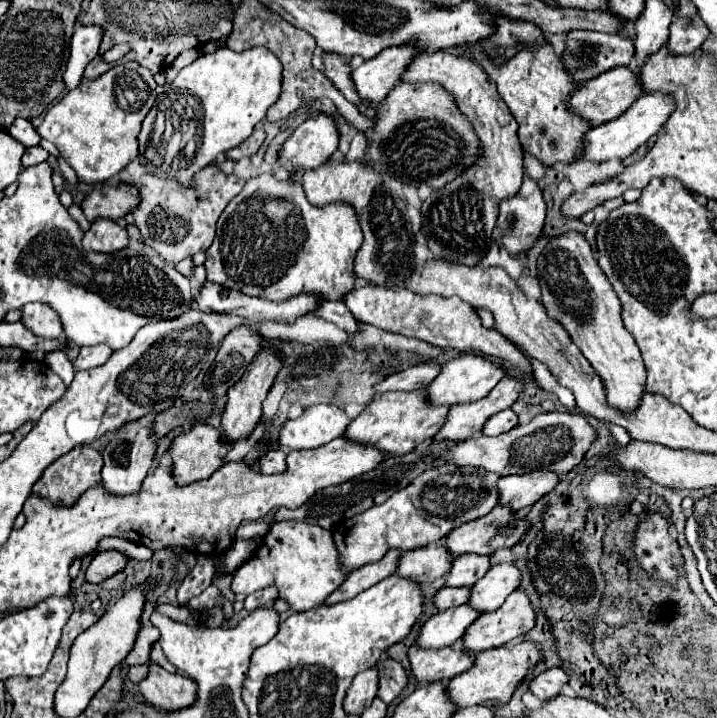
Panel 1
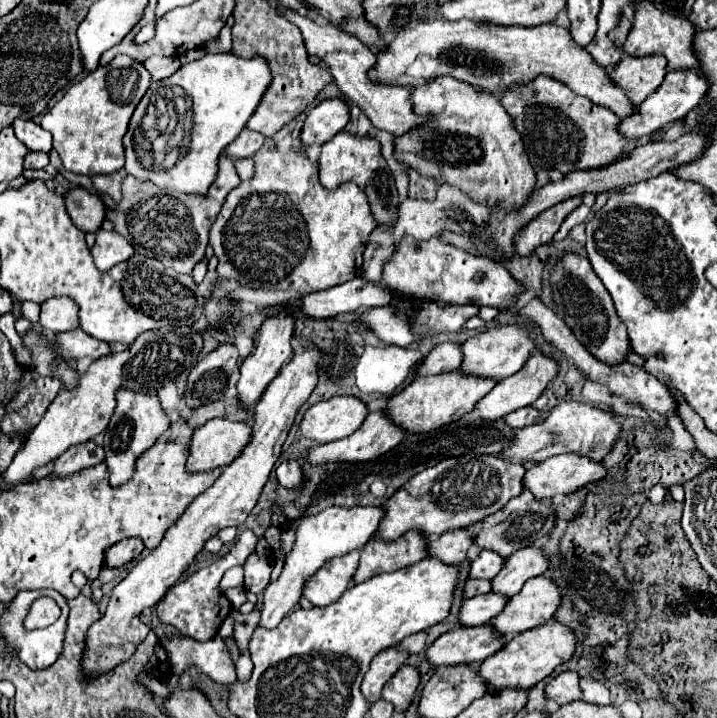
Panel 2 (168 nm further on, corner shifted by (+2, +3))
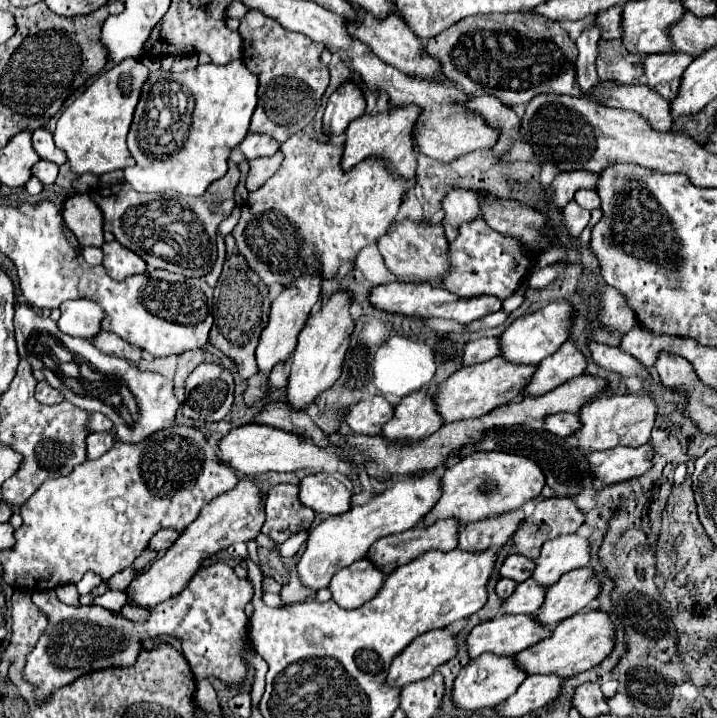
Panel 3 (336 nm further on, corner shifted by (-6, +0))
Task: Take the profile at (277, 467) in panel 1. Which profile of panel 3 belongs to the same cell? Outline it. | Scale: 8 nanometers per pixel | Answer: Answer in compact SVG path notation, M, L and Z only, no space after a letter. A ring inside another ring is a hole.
M309 473L299 481L299 499L317 513L339 515L349 511L351 489L331 473Z

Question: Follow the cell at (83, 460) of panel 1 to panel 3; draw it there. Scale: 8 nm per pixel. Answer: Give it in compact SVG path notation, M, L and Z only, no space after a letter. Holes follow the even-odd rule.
M91 433L85 439L87 443L87 459L99 459L113 447L113 435L111 433Z

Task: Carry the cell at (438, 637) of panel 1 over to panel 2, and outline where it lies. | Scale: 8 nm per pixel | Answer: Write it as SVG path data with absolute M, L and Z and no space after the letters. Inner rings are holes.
M499 592L469 598L463 602L463 608L461 608L461 616L459 616L461 624L463 626L487 624L489 620L493 620L503 612L507 602L509 602L509 596L503 596Z

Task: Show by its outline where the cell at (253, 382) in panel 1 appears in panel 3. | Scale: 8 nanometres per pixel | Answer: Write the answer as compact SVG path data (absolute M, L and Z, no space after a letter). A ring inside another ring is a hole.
M313 265L295 285L285 287L283 293L273 301L271 313L269 313L269 323L261 331L257 353L255 353L257 365L259 365L259 373L263 373L265 377L269 377L273 367L279 365L279 363L285 363L291 357L291 353L295 351L297 335L305 327L305 321L307 321L307 317L311 313L311 307L319 301L319 291L321 291L319 283L321 283L321 275L319 275L317 265Z

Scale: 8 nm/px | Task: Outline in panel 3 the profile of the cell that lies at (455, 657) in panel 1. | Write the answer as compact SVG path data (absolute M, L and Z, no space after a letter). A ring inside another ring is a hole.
M499 615L473 627L467 635L469 657L481 653L515 655L549 635L549 627L539 625L531 615Z

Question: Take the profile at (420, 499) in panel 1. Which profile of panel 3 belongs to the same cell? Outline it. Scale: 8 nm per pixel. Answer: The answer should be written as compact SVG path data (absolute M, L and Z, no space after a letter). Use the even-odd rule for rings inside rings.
M501 451L471 453L445 469L441 477L441 497L435 507L423 517L423 525L431 525L439 519L455 519L459 525L481 521L491 515L515 511L535 499L545 485L545 475L527 457L509 455Z

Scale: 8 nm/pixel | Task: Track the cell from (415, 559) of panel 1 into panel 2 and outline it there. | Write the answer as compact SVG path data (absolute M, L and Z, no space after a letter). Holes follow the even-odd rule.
M471 528L443 532L437 540L429 542L429 556L445 560L445 564L459 566L467 558L467 550L475 544L475 532Z

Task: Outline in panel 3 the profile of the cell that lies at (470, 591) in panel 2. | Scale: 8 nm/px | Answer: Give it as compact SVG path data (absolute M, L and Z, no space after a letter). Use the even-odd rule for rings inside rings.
M499 579L497 585L495 585L495 593L499 595L499 599L507 599L513 593L515 587L517 587L515 581L511 581L511 579Z

